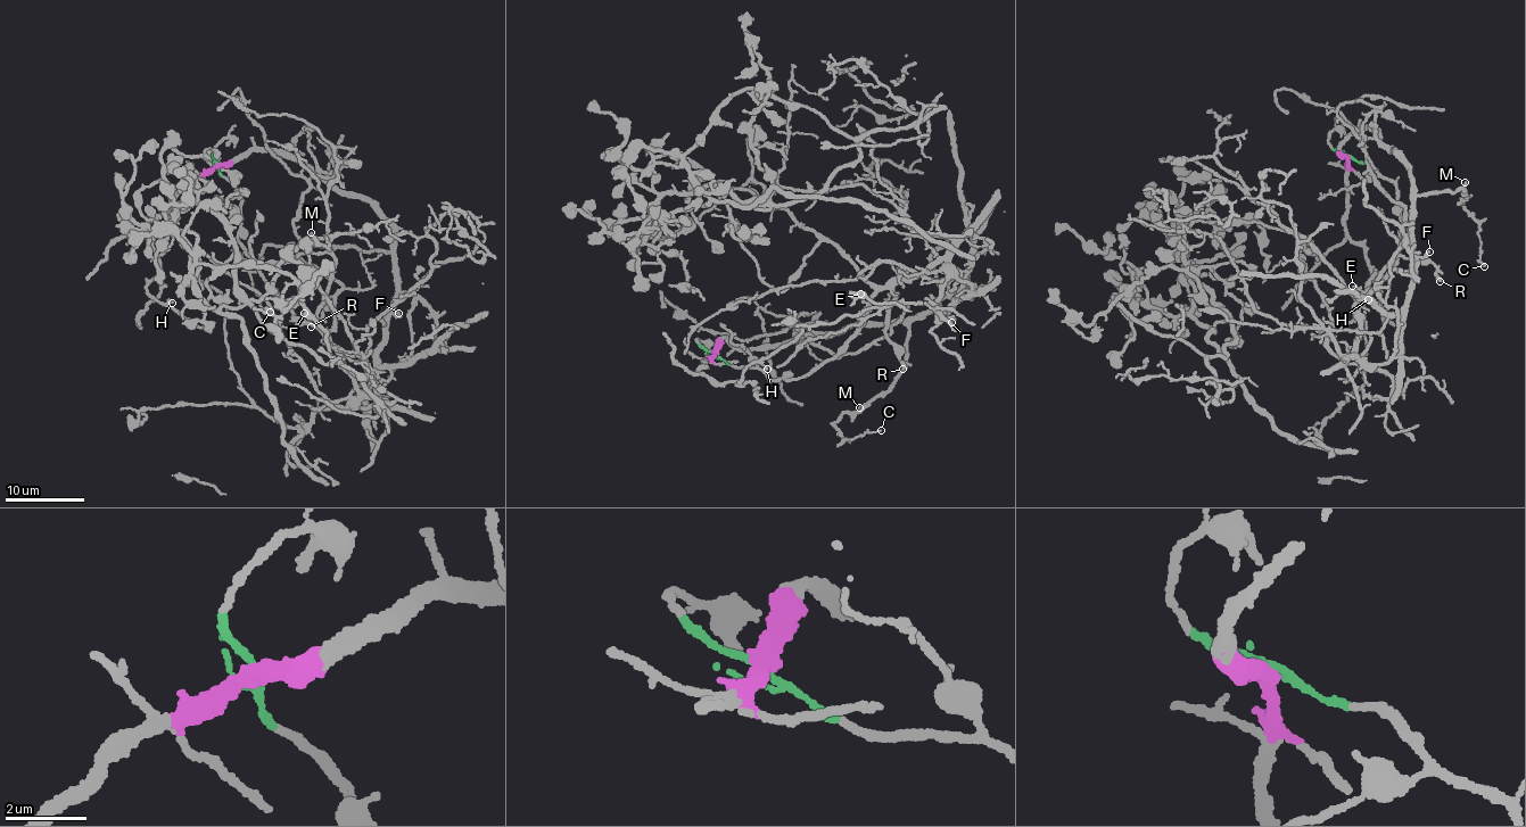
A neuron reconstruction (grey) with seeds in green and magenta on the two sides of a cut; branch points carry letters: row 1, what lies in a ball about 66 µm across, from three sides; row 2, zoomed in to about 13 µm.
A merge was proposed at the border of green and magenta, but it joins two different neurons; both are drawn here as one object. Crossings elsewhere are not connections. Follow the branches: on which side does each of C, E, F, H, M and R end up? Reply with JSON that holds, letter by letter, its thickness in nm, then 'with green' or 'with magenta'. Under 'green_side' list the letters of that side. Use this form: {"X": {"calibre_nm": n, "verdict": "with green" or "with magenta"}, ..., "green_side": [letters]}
{"C": {"calibre_nm": 100, "verdict": "with magenta"}, "E": {"calibre_nm": 140, "verdict": "with green"}, "F": {"calibre_nm": 160, "verdict": "with magenta"}, "H": {"calibre_nm": 110, "verdict": "with magenta"}, "M": {"calibre_nm": 150, "verdict": "with magenta"}, "R": {"calibre_nm": 200, "verdict": "with green"}, "green_side": ["E", "R"]}

